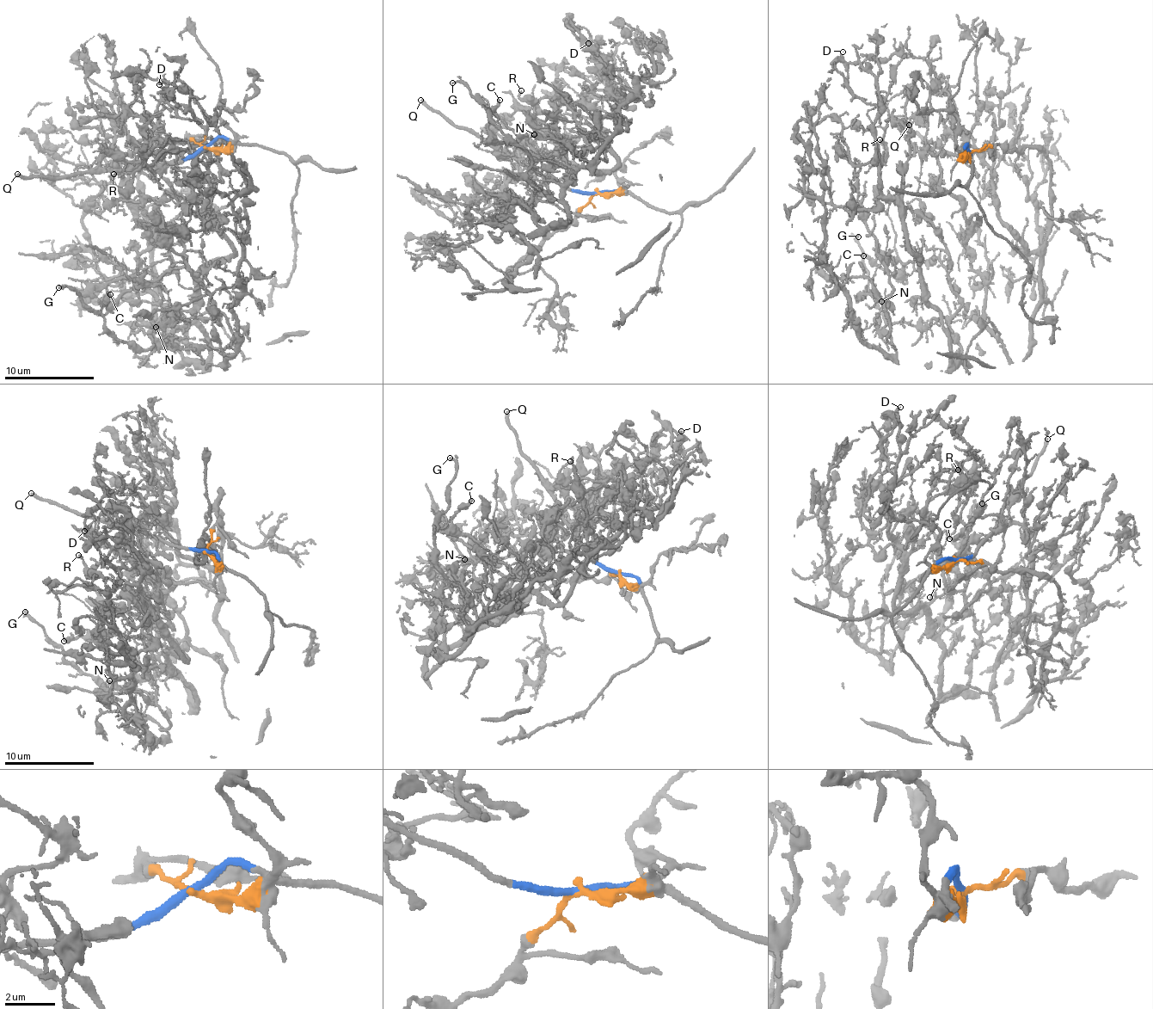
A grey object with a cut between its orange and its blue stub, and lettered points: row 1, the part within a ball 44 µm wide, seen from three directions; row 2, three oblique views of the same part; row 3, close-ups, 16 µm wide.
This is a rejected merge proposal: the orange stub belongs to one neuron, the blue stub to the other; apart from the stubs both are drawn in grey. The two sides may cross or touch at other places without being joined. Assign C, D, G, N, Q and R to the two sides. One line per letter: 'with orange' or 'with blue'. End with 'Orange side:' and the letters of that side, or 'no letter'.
C: with orange
D: with orange
G: with orange
N: with orange
Q: with blue
R: with orange
Orange side: C, D, G, N, R

